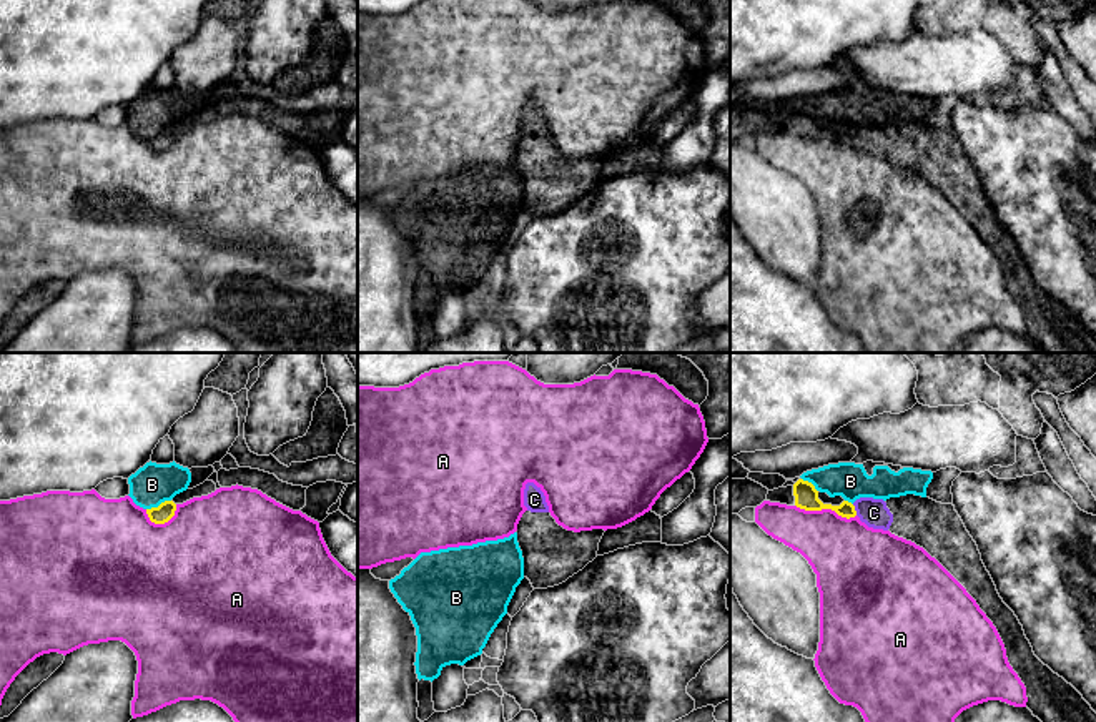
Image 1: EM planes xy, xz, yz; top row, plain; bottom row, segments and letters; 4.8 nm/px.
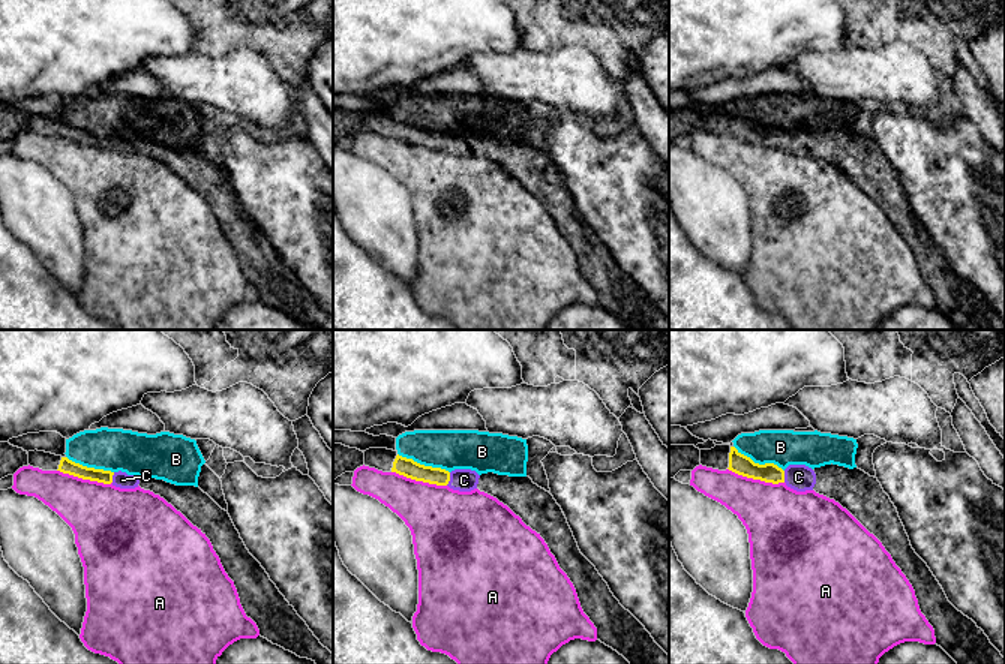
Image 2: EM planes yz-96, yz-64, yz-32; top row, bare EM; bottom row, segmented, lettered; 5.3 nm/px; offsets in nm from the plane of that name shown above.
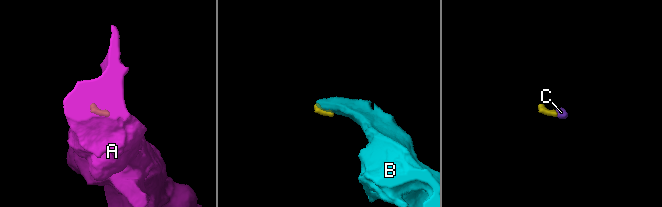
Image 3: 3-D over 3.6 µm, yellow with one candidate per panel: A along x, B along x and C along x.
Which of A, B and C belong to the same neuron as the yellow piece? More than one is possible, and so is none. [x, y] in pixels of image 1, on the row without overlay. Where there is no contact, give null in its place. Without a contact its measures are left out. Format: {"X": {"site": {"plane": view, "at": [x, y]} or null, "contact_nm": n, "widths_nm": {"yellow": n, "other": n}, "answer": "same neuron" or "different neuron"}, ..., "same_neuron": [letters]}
{"A": {"site": {"plane": "yz", "at": [825, 135]}, "contact_nm": 300, "widths_nm": {"yellow": 110, "other": 340}, "answer": "different neuron"}, "B": {"site": {"plane": "xy", "at": [160, 132]}, "contact_nm": 130, "widths_nm": {"yellow": 90, "other": 200}, "answer": "different neuron"}, "C": {"site": {"plane": "yz", "at": [854, 137]}, "contact_nm": 60, "widths_nm": {"yellow": 110, "other": 140}, "answer": "same neuron"}, "same_neuron": ["C"]}

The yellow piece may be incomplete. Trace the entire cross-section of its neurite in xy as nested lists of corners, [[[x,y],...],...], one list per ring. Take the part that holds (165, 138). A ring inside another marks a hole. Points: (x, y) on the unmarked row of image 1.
[[[165,128],[158,135],[146,136],[146,141],[151,150],[165,151],[175,143],[175,138],[176,131],[173,128]]]

